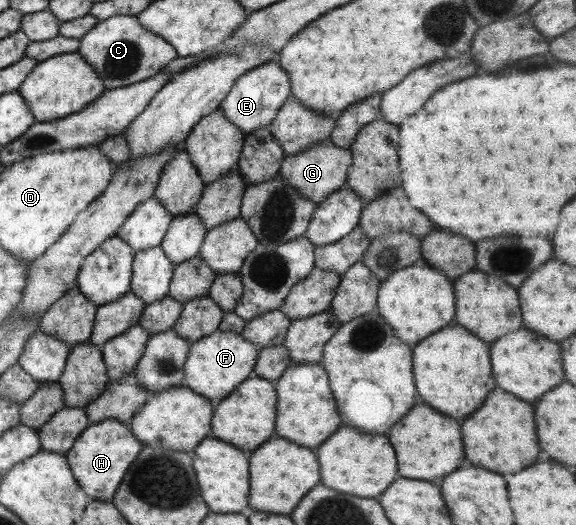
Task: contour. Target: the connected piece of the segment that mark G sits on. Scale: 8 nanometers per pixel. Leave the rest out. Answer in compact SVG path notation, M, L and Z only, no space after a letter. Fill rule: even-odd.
M329 140L316 146L304 148L296 154L284 156L278 170L279 177L289 184L304 200L321 203L329 194L336 192L346 182L347 169L352 164L352 155L346 148L338 148Z

